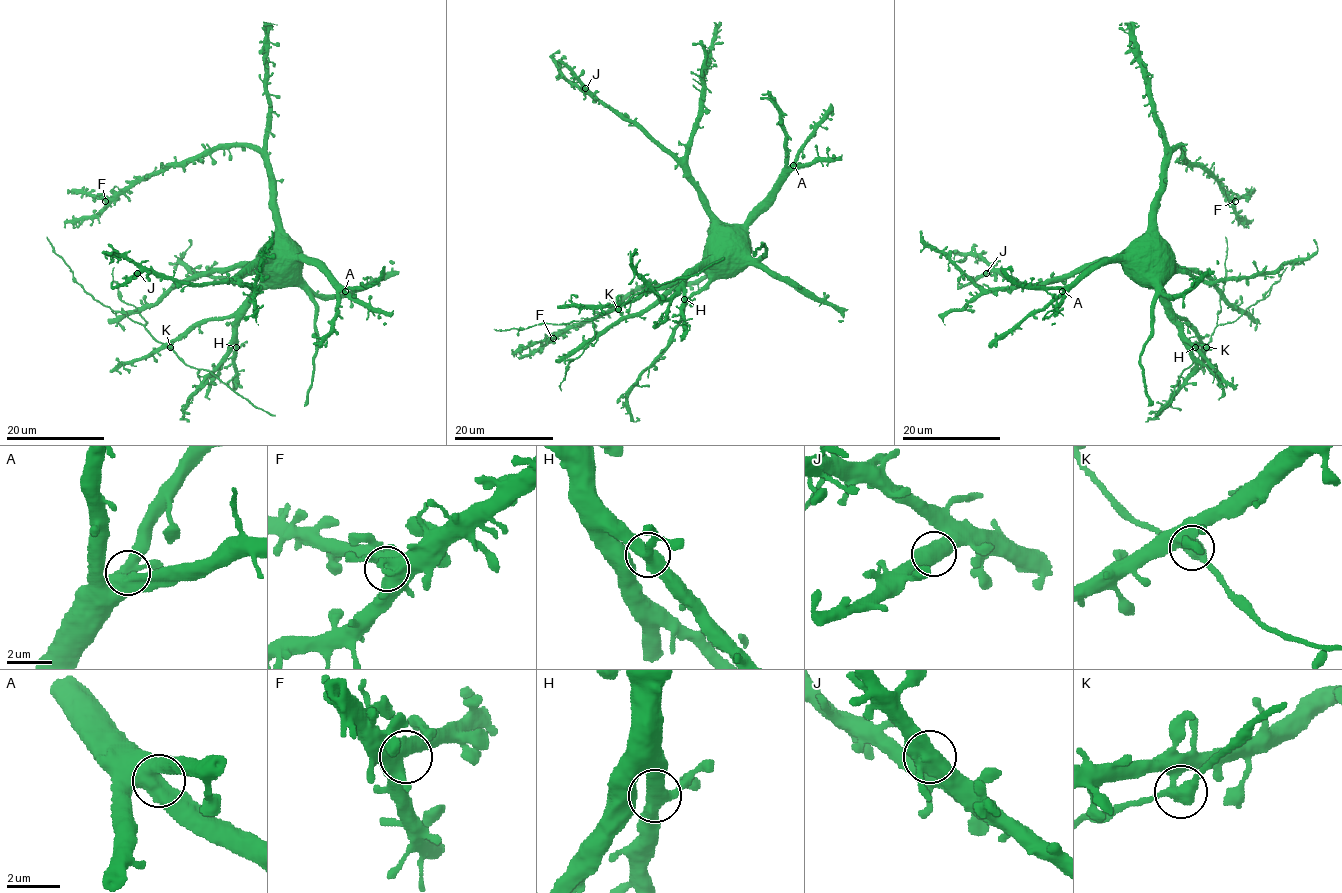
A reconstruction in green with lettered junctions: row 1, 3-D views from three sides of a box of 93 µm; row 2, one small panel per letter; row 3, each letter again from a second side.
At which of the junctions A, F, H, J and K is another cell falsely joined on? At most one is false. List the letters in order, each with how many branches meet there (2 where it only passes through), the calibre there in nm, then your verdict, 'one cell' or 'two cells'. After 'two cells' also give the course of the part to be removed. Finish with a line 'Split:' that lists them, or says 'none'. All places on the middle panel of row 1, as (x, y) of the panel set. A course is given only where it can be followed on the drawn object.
A: 3 branches meet; 500 nm thick; one cell
F: 3 branches meet; 500 nm thick; one cell
H: 3 branches meet; 480 nm thick; one cell
J: 3 branches meet; 500 nm thick; one cell
K: 3 branches meet; 440 nm thick; one cell
Split: none

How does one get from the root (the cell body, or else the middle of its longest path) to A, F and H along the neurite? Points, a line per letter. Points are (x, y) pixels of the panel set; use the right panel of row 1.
A: (1131, 254), (1125, 265), (1121, 260), (1100, 260), (1082, 278), (1062, 291)
F: (1131, 254), (1148, 241), (1159, 180), (1168, 157), (1179, 146), (1192, 164), (1208, 172), (1235, 201)
H: (1131, 254), (1130, 265), (1152, 286), (1180, 332), (1195, 347)

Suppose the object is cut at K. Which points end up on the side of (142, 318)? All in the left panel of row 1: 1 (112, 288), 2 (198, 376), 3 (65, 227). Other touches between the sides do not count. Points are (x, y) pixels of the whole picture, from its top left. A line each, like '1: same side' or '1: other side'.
1: other side
2: other side
3: other side

